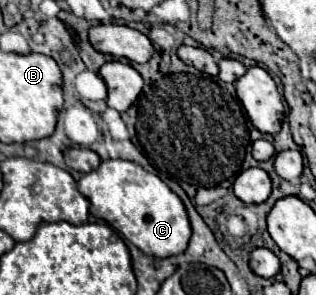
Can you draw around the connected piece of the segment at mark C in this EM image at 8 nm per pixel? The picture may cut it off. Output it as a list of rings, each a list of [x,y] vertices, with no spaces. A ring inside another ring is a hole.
[[[127,159],[103,161],[79,181],[79,191],[89,199],[89,211],[105,219],[117,233],[129,239],[145,255],[165,259],[181,255],[191,239],[191,221],[183,201],[157,175]]]

